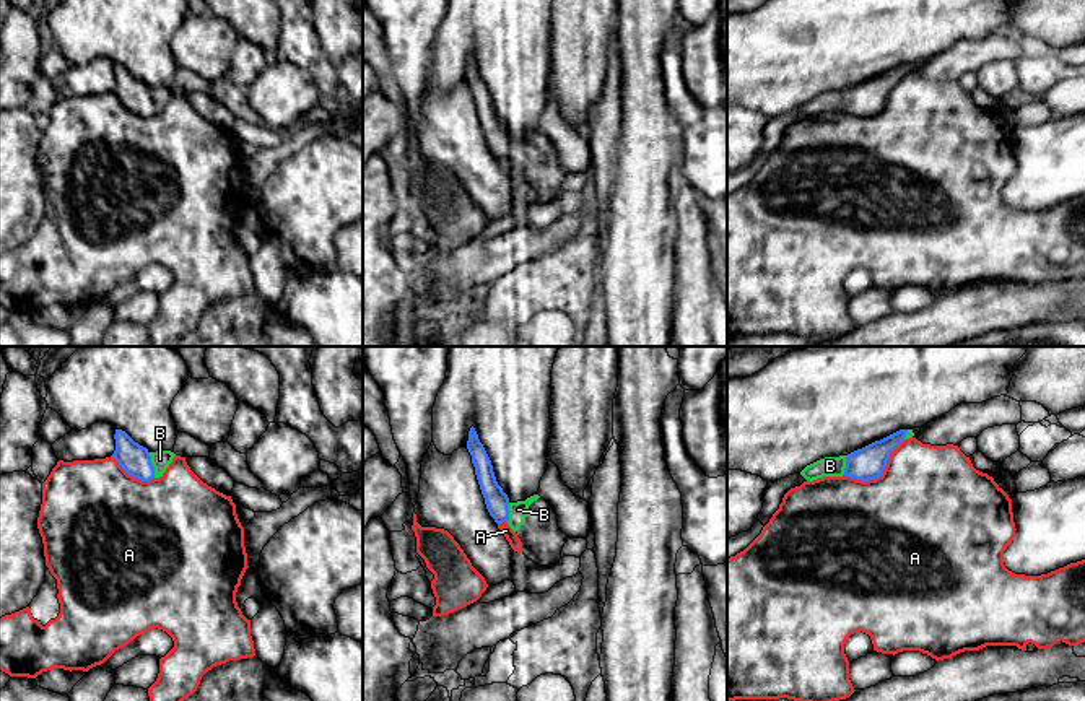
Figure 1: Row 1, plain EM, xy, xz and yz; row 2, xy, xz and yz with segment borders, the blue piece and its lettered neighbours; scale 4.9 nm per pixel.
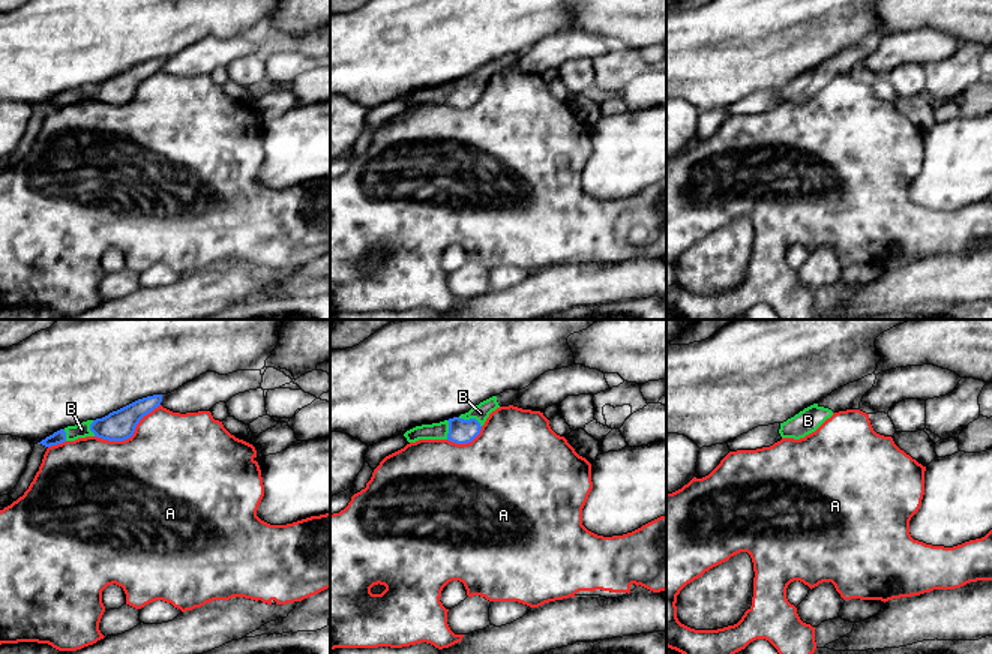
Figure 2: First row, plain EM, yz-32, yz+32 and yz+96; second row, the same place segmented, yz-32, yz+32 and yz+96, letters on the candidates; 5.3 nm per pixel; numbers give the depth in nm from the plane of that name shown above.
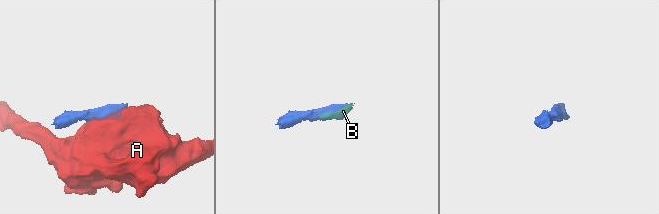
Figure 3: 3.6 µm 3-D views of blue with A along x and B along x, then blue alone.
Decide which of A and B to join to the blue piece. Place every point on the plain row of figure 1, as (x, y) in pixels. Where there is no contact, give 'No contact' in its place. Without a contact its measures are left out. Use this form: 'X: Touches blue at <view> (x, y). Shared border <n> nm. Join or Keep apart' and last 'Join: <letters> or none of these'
A: Touches blue at yz (879, 111). Shared border 360 nm. Keep apart
B: Touches blue at xy (152, 101). Shared border 130 nm. Join
Join: B

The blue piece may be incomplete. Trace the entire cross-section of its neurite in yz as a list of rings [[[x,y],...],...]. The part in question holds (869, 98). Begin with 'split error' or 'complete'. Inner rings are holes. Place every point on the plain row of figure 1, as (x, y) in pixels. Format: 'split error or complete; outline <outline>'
split error; outline [[[921,63],[900,65],[880,76],[875,76],[862,85],[848,91],[825,93],[807,101],[800,111],[808,115],[823,112],[851,112],[856,115],[869,117],[882,112],[890,89],[904,76],[917,70]]]

